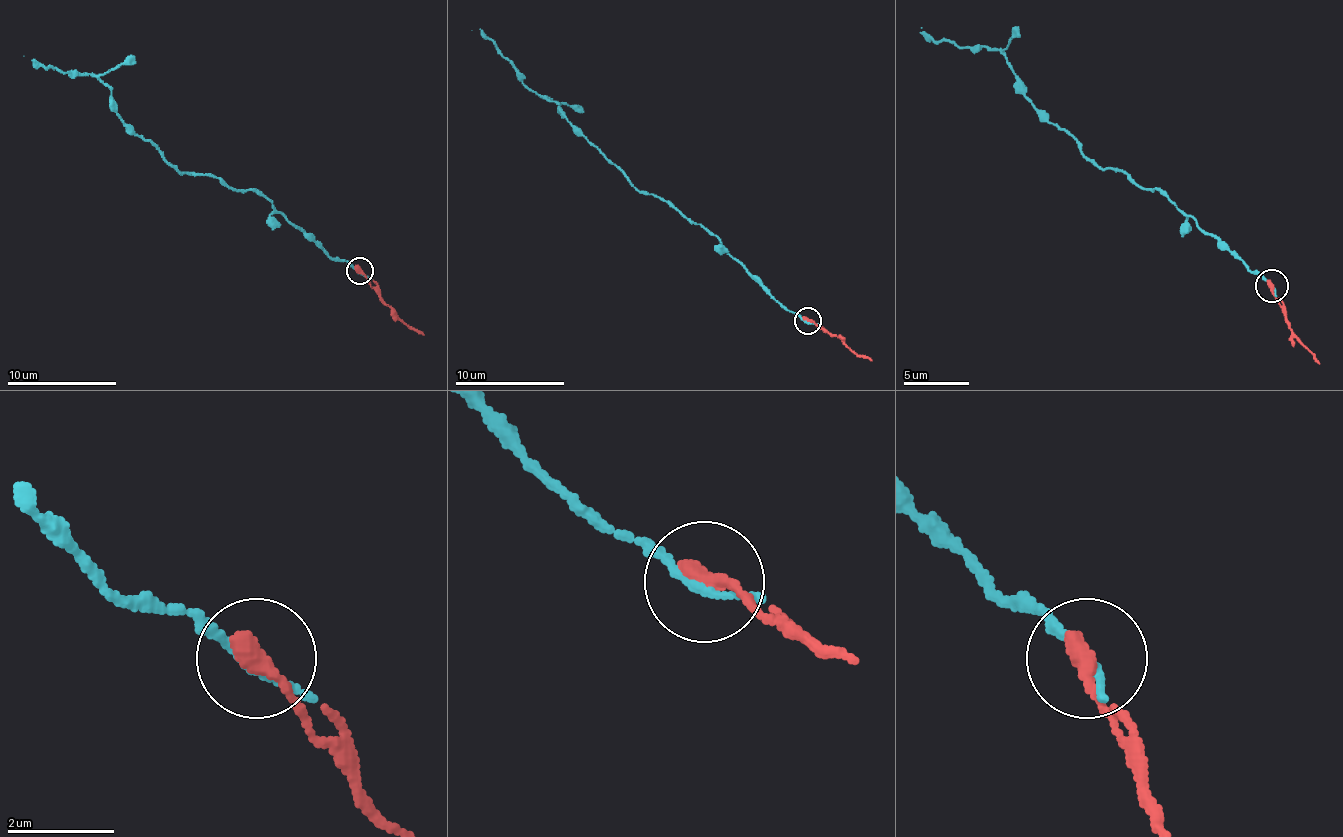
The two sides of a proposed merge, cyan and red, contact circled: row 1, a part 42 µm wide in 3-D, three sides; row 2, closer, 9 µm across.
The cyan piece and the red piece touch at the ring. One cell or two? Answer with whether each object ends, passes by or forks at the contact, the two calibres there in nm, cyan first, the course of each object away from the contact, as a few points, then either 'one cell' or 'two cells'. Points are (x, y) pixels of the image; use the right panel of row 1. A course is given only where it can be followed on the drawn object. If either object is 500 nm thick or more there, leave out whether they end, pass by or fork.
cyan passes by | red ends | 150/400 nm | cyan via (1273, 287), (1154, 188), (1141, 188), (1121, 171), (1098, 168), (1032, 102), (996, 50), (927, 40), (920, 27) | red via (1273, 287), (1289, 329), (1319, 362) | one cell

